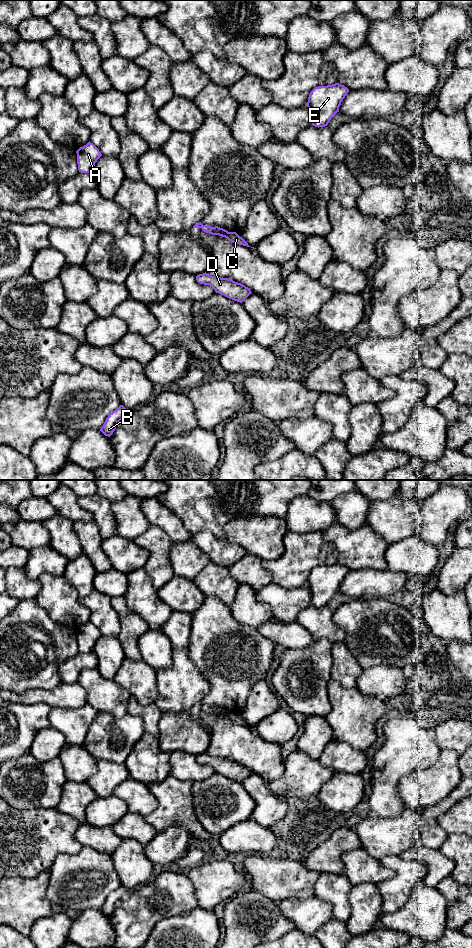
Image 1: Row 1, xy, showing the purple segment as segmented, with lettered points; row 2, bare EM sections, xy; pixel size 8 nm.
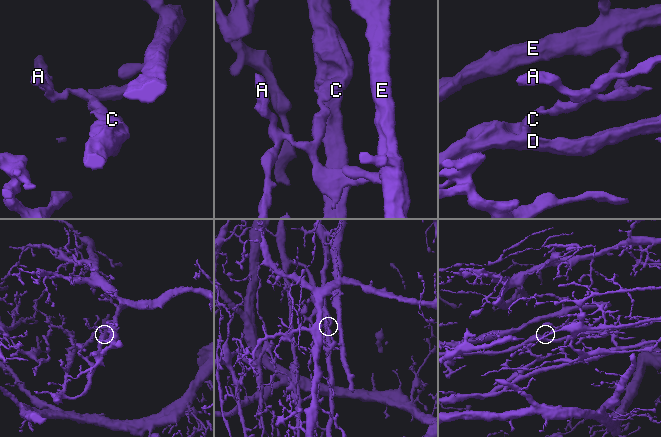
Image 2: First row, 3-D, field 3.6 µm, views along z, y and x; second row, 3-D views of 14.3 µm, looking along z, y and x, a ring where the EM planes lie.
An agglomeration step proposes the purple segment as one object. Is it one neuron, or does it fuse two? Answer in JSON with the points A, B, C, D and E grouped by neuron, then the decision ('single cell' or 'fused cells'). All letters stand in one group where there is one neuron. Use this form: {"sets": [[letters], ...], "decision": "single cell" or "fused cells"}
{"sets": [["A", "B", "E"], ["C", "D"]], "decision": "fused cells"}

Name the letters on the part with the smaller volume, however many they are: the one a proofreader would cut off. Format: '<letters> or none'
C, D

